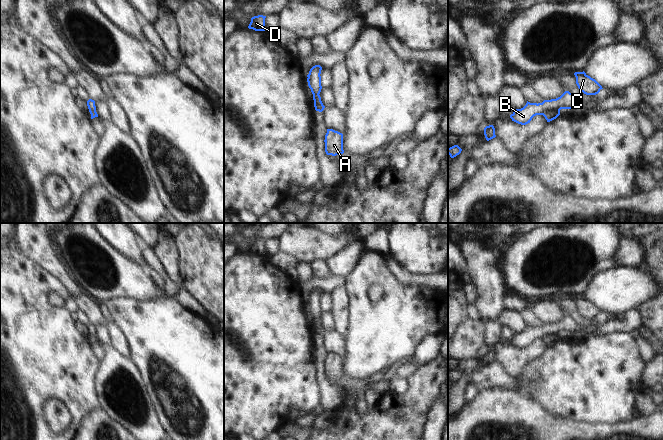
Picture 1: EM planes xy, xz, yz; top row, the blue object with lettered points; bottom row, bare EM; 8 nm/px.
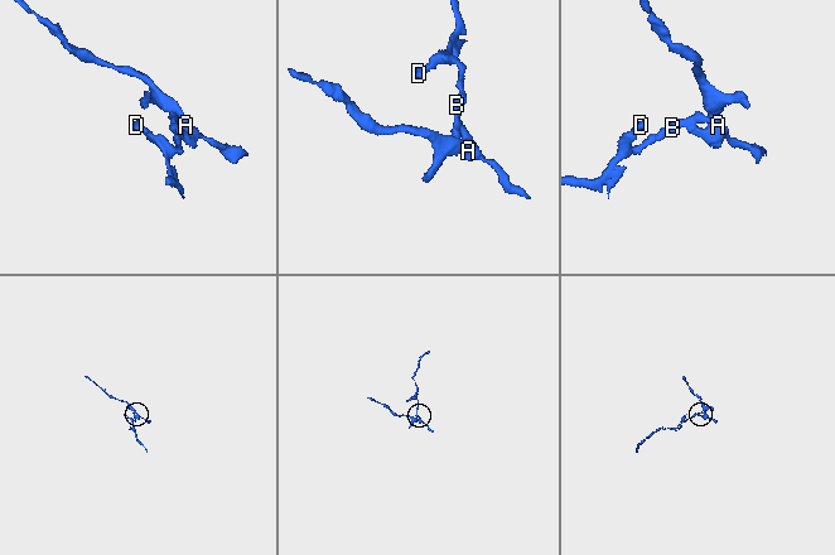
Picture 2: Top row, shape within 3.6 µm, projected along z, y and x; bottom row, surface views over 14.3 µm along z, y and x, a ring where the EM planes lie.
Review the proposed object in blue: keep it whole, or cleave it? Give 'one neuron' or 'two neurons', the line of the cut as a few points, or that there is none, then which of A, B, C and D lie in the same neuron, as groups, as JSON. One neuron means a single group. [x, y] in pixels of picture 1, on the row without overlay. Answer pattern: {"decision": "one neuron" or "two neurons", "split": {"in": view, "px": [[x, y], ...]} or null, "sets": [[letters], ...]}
{"decision": "two neurons", "split": {"in": "yz", "px": [[559, 333], [544, 335], [541, 338]]}, "sets": [["A", "C"], ["B", "D"]]}

